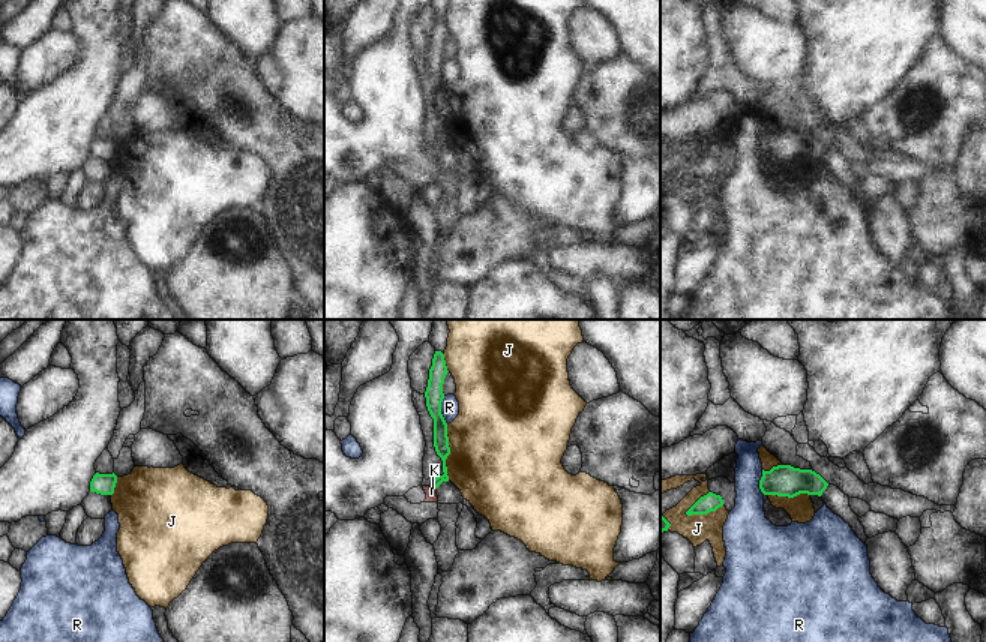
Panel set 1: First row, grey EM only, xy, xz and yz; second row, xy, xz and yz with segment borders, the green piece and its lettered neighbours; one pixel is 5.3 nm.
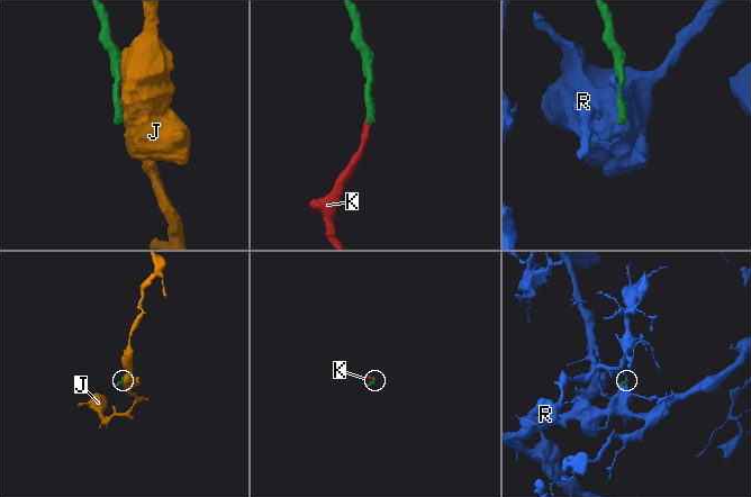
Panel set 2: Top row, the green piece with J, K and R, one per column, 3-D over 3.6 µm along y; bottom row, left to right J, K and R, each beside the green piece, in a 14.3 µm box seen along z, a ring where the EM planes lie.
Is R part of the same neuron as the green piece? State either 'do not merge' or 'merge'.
do not merge

